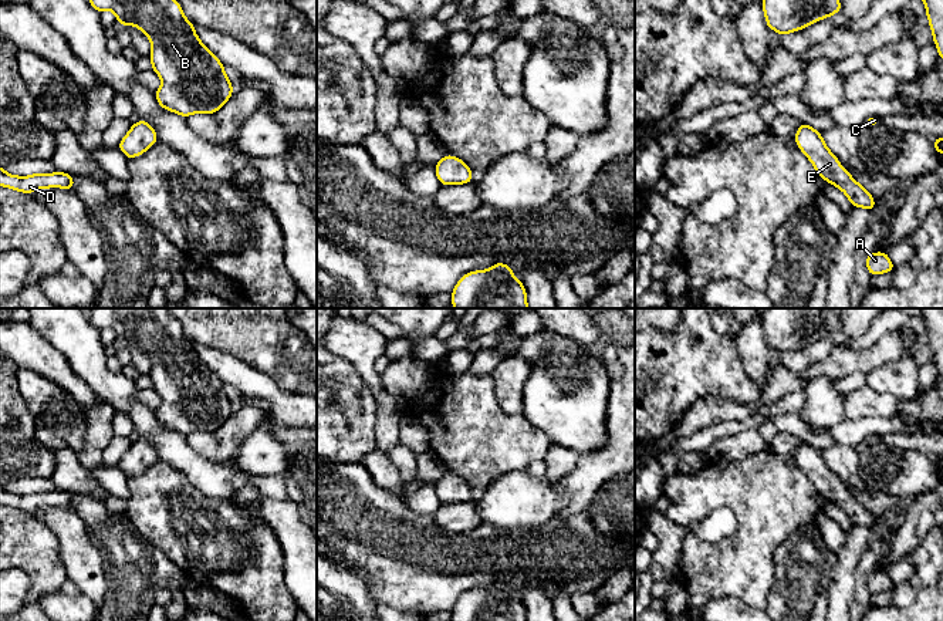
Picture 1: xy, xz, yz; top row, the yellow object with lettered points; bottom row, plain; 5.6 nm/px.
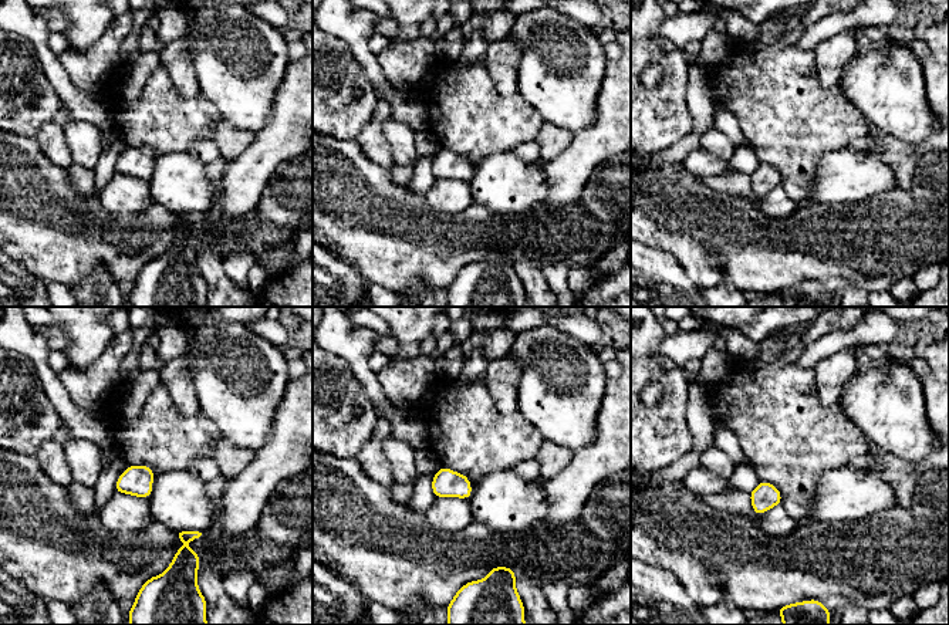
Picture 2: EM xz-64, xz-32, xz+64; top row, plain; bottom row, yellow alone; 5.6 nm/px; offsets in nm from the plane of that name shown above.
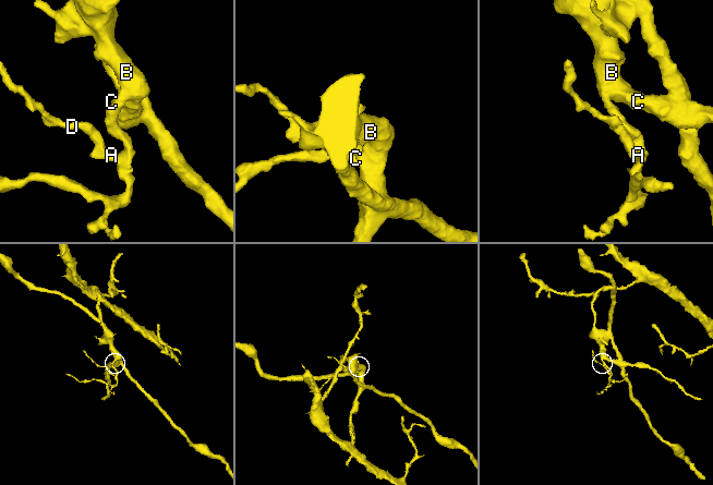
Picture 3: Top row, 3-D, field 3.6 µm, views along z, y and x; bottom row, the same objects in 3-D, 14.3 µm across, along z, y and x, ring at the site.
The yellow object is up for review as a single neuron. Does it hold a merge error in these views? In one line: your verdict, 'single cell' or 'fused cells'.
single cell

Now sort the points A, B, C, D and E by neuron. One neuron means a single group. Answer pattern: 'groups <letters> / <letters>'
groups A B C D E

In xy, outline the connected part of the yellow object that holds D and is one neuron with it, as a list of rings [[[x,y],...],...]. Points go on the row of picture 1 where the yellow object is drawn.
[[[0,166],[0,186],[18,190],[21,193],[33,193],[37,189],[45,188],[74,189],[74,179],[72,175],[64,172],[16,176],[7,173],[3,166]]]

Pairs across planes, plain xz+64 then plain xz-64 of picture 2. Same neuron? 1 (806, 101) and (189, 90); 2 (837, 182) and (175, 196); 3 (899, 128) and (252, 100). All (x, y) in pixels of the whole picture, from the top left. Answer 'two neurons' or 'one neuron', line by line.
1: two neurons
2: one neuron
3: one neuron

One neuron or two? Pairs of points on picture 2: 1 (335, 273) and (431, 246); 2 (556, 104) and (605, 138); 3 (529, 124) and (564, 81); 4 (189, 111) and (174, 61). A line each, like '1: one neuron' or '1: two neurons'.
1: two neurons
2: two neurons
3: two neurons
4: two neurons

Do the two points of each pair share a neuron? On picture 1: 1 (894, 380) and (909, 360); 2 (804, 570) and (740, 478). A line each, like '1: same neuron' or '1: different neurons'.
1: same neuron
2: different neurons

